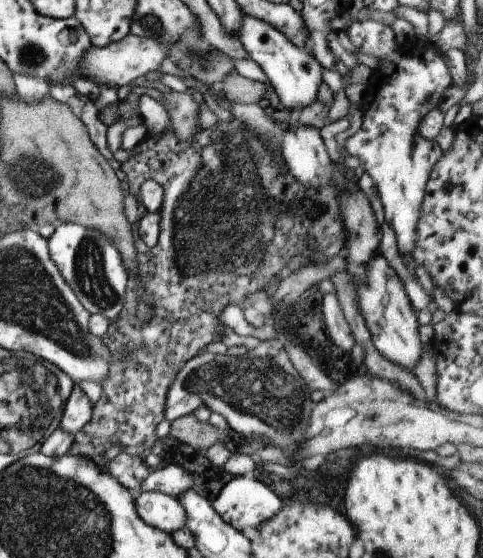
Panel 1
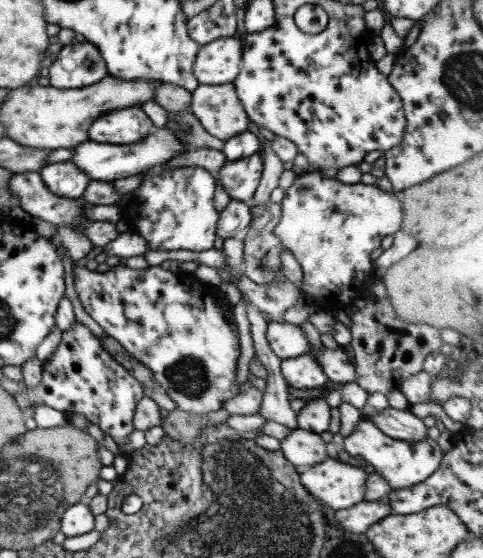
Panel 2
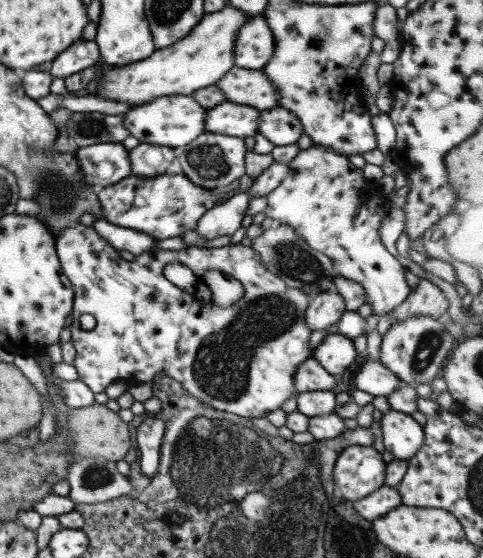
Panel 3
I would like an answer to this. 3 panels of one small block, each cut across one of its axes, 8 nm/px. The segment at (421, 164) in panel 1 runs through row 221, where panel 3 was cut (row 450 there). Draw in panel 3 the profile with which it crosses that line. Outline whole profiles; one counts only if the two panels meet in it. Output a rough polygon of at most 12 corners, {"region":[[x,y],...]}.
{"region":[[389,409],[375,428],[393,459],[409,460],[423,445],[410,415]]}

